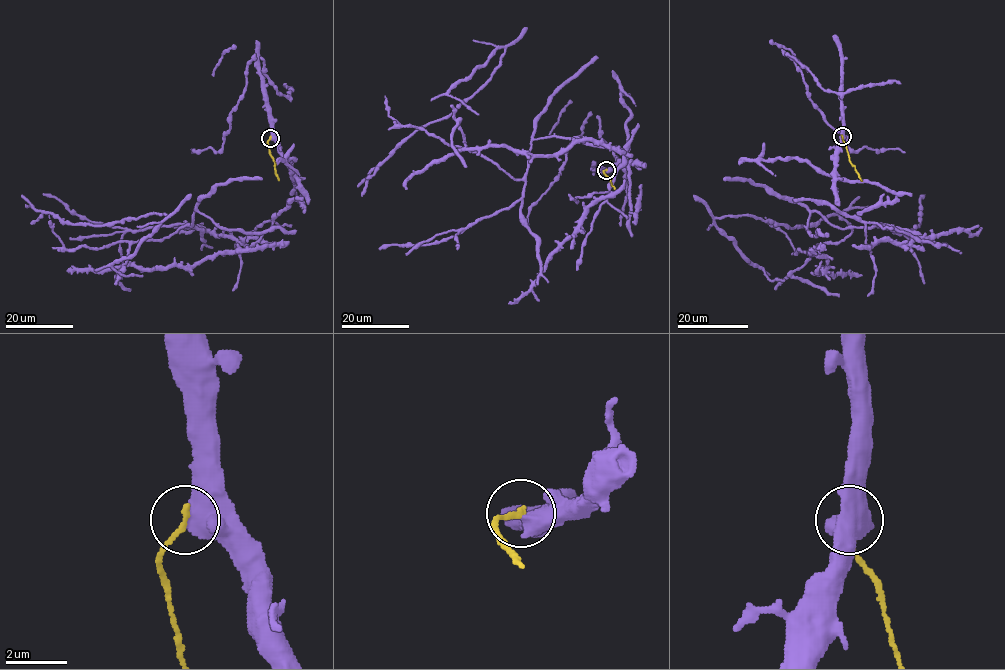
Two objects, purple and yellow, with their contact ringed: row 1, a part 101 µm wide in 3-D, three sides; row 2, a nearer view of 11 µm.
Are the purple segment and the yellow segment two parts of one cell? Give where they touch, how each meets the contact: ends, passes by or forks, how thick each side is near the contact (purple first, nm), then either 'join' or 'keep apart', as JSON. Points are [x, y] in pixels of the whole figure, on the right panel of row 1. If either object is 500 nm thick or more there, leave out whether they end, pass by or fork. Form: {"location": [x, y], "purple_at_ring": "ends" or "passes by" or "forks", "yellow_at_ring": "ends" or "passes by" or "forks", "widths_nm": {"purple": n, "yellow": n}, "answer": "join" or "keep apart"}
{"location": [842, 136], "widths_nm": {"purple": 650, "yellow": 200}, "answer": "keep apart"}

